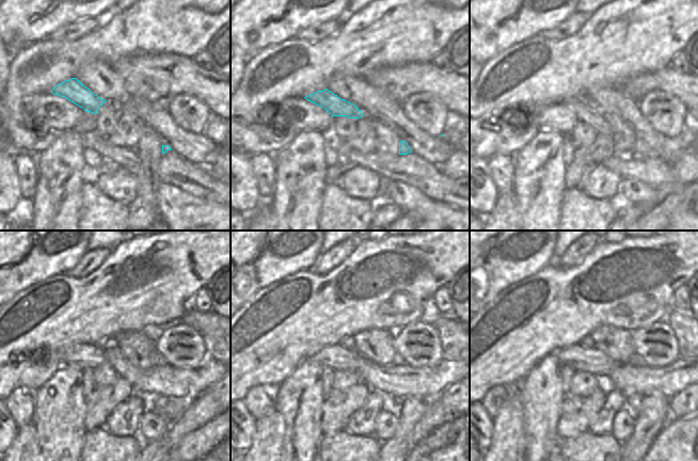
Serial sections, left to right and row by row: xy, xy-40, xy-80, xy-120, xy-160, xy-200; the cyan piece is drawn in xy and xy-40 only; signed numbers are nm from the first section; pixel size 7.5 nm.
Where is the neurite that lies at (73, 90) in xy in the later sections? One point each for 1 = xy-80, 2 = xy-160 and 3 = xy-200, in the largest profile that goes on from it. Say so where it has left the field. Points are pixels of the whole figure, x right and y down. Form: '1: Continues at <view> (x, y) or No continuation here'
1: Continues at xy-80 (586, 112)
2: Continues at xy-160 (397, 381)
3: Continues at xy-200 (634, 378)

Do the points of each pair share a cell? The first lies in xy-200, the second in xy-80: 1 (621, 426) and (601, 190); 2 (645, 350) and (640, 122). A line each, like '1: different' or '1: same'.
1: different
2: different

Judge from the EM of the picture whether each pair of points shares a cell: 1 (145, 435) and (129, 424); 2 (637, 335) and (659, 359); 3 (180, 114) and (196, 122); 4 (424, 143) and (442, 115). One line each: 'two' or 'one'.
1: two
2: one
3: one
4: two

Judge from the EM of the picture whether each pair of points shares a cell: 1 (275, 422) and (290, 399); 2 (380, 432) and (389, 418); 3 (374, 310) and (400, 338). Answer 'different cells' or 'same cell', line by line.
1: different cells
2: same cell
3: different cells

